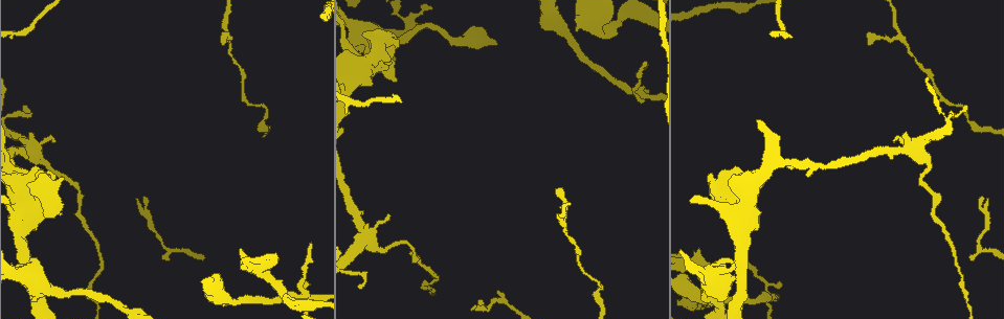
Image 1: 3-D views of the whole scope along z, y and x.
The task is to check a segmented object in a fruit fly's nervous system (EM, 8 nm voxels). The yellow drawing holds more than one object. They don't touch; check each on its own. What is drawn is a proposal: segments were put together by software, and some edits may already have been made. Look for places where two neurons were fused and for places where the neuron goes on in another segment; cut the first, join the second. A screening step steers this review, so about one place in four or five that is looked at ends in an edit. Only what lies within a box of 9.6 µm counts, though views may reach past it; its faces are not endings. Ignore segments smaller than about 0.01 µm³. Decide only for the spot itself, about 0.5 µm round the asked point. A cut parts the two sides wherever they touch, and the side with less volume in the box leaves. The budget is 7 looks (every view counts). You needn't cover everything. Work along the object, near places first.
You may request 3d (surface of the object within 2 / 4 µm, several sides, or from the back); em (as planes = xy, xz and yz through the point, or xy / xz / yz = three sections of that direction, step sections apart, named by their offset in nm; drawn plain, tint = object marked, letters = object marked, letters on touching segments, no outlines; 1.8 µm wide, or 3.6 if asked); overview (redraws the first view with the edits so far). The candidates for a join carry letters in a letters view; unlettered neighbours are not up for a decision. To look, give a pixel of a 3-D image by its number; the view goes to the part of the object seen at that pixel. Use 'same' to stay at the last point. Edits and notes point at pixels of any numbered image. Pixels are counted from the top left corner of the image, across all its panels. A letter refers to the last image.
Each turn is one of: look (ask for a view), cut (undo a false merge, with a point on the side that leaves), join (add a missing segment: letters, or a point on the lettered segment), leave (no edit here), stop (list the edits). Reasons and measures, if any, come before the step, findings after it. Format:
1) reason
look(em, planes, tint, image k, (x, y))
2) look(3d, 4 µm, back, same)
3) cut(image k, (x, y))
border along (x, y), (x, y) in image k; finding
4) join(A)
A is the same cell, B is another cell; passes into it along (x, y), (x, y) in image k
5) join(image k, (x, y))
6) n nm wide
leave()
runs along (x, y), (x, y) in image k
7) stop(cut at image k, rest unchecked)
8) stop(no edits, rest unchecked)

narrows sharply
look(3d, 4 µm, image 1, (559, 221))

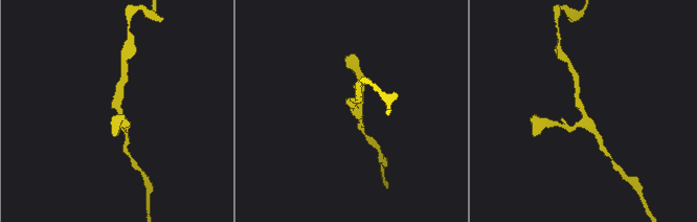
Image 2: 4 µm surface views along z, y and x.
3 arms; need the tissue
look(em, 3.6 µm, planes, letters, image 2, (353, 107))

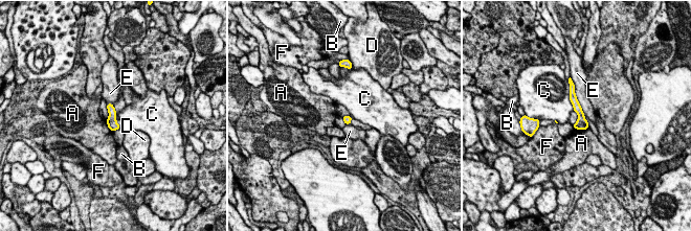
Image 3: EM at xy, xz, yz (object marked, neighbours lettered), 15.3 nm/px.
E touches over 550 nm
leave()
A, B, C, D, E and F are other cells; border along (567, 83), (569, 99), (574, 110) in image 3; continuous, no second neuron

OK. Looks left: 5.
sharp bend
look(em, xz, step 4, tint, image 1, (637, 92))

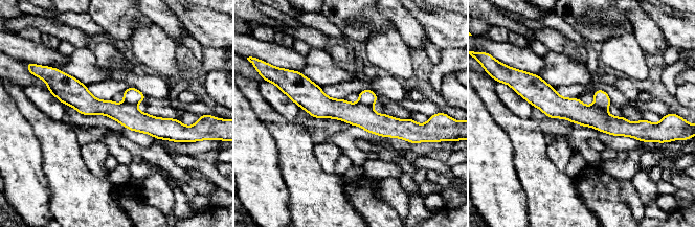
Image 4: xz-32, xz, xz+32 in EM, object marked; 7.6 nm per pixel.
look(em, planes, letters, same)

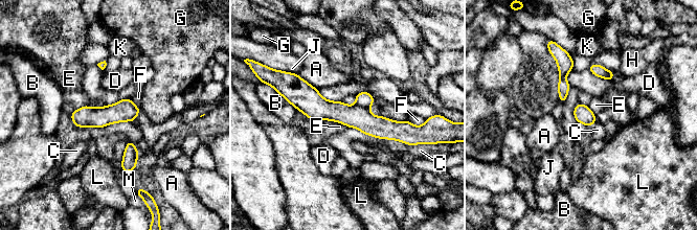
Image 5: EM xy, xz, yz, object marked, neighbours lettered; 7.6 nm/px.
140 nm wide
cut(image 5, (365, 99))
A, B, C, D, E, F, G, H, J, K, L and M are other cells; border along (356, 104), (367, 109) in image 5; a second neuron is stuck on

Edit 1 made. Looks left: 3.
look(3d, 4 µm, image 1, (699, 249))

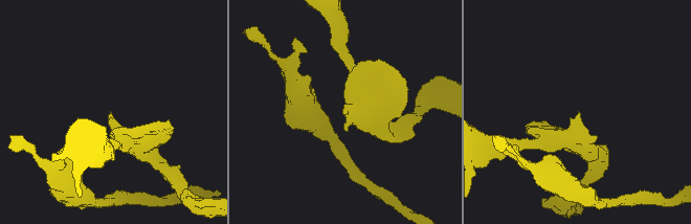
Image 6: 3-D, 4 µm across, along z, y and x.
look(em, planes, letters, image 6, (110, 113))

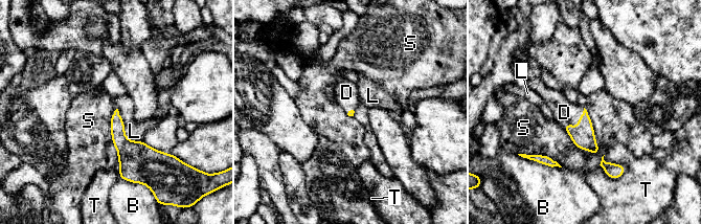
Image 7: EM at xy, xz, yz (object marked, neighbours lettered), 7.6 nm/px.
S touches over 380 nm
join(D)
D is the same cell, B, L, S and T are other cells; passes into it along (583, 137), (579, 126), (564, 112) in image 7; it goes on there

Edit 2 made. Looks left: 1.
stop(cut at image 5, join at image 7, rest unchecked)

